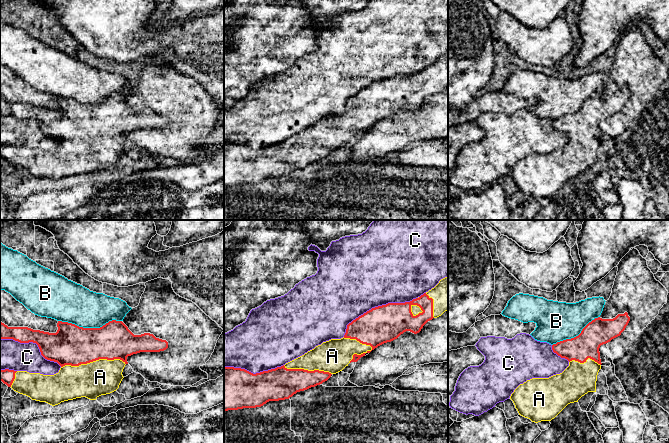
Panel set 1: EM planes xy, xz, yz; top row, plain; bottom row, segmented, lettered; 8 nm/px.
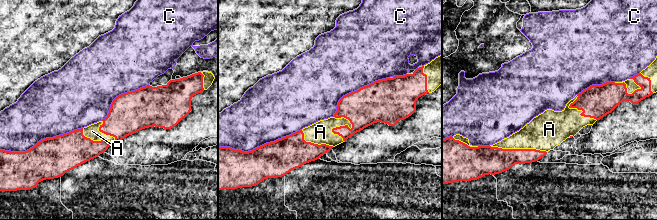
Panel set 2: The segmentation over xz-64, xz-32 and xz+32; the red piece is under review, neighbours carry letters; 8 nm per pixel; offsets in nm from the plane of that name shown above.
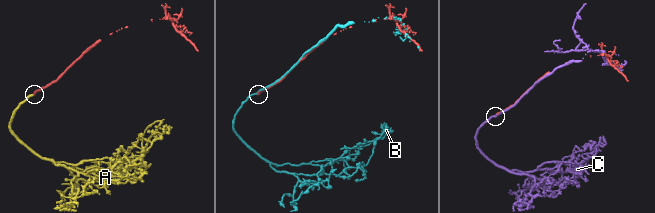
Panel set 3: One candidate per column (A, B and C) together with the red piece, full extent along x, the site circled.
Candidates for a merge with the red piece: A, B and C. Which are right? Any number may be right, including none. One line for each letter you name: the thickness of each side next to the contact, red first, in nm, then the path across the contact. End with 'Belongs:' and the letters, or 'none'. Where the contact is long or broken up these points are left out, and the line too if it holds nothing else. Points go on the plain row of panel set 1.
A: 320/280 nm
Belongs: A

